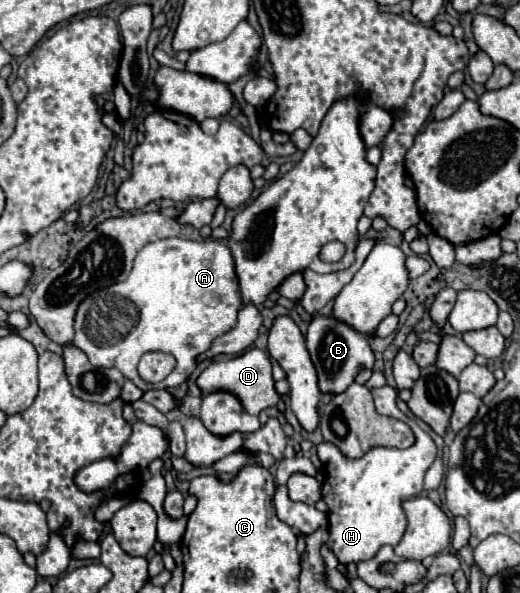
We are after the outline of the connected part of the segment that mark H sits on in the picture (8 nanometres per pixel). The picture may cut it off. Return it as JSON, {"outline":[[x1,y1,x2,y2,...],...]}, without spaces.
{"outline":[[386,384,382,388,372,388,370,392,374,396,376,412,406,422,416,434,416,444,406,450,374,446,362,458,344,458,344,452,332,442,322,442,316,446,324,472,322,498,328,504,330,522,330,538,326,544,342,564,368,560,380,550,380,546,396,546,400,542,406,530,402,500,404,496,418,496,422,492,424,474,438,456,434,440,416,424,416,420,404,416,396,408,396,388]]}

